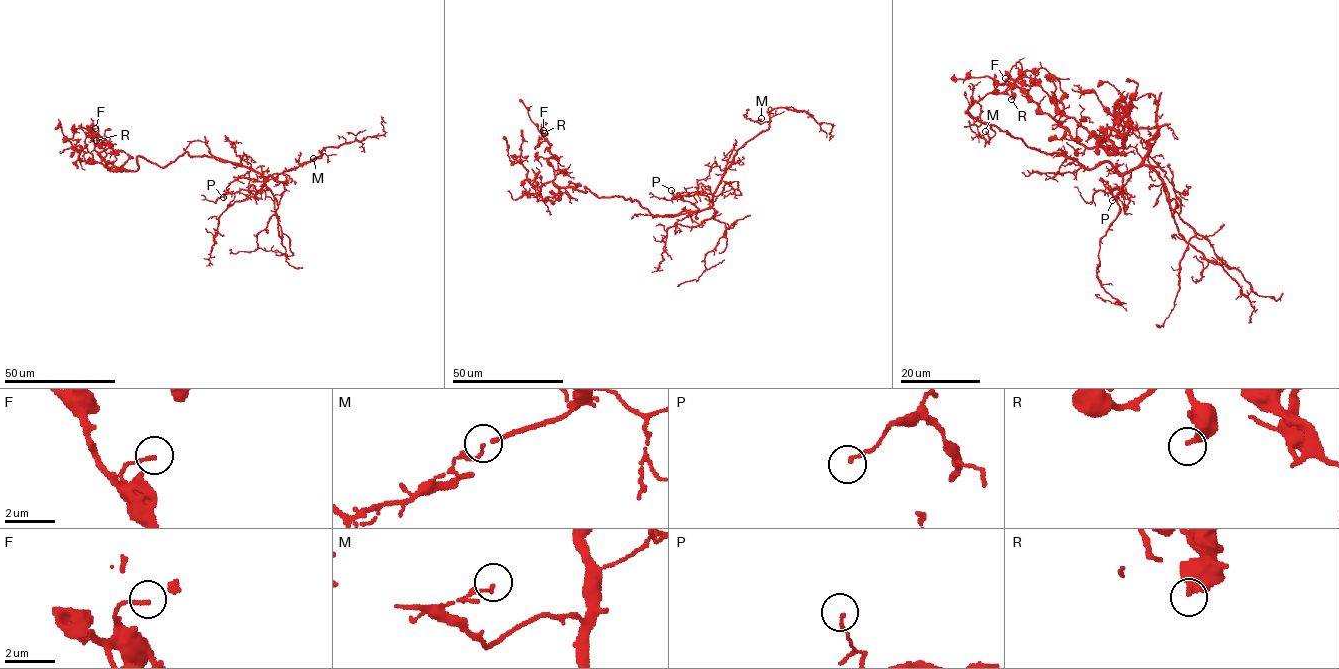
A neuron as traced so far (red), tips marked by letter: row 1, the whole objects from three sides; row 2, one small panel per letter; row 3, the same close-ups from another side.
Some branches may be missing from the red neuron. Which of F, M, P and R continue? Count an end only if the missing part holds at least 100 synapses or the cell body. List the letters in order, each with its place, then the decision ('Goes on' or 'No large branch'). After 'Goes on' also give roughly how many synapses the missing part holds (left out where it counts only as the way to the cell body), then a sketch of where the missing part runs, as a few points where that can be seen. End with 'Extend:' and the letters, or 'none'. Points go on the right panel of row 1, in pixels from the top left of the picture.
F: Place: (1005, 78). No large branch
M: Place: (985, 131). No large branch
P: Place: (1112, 200). No large branch
R: Place: (1011, 99). No large branch
Extend: none

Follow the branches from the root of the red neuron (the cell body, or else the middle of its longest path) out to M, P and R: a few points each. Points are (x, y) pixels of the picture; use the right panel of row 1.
M: (1156, 138), (1137, 167), (1119, 173), (1107, 162), (1086, 169), (1031, 149), (994, 125), (992, 137), (985, 131)
P: (1156, 138), (1146, 158), (1119, 189), (1122, 187), (1122, 193), (1112, 200)
R: (1156, 138), (1158, 128), (1130, 120), (1124, 147), (1107, 129), (1114, 154), (1085, 148), (1021, 88), (1011, 99)

